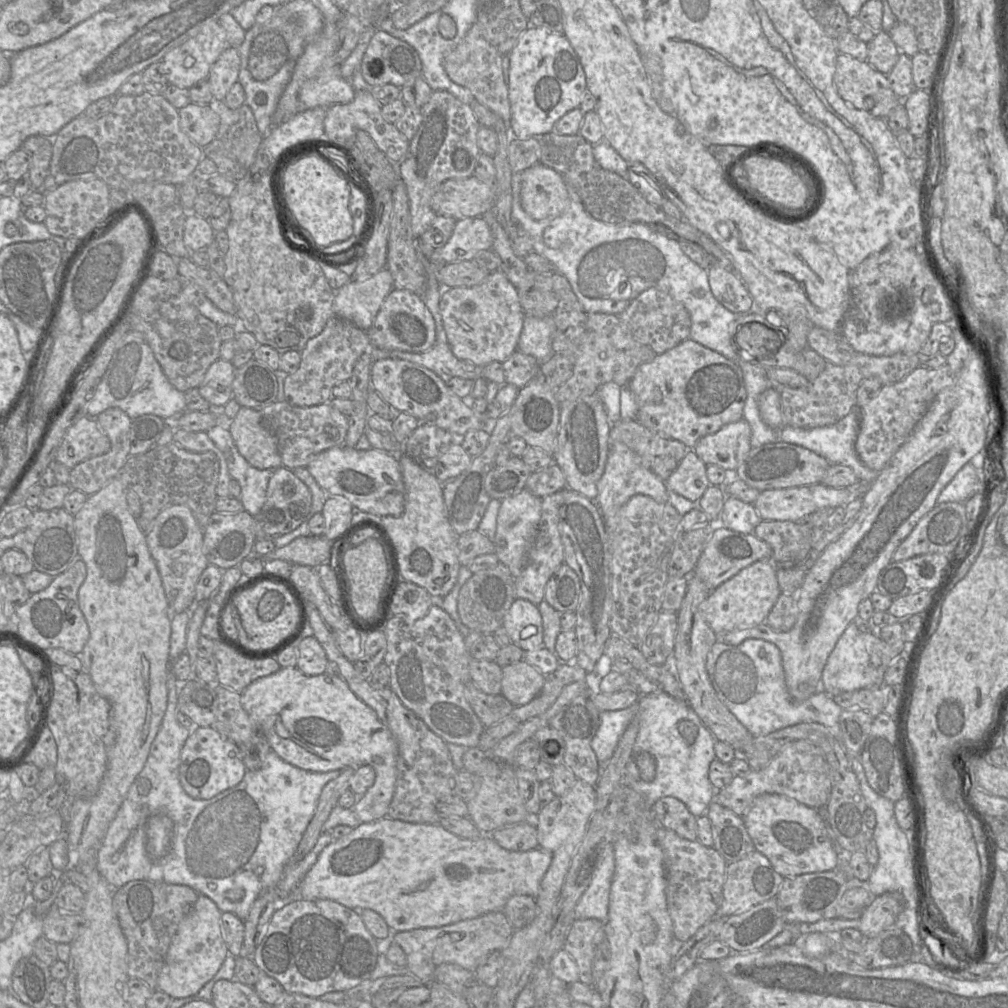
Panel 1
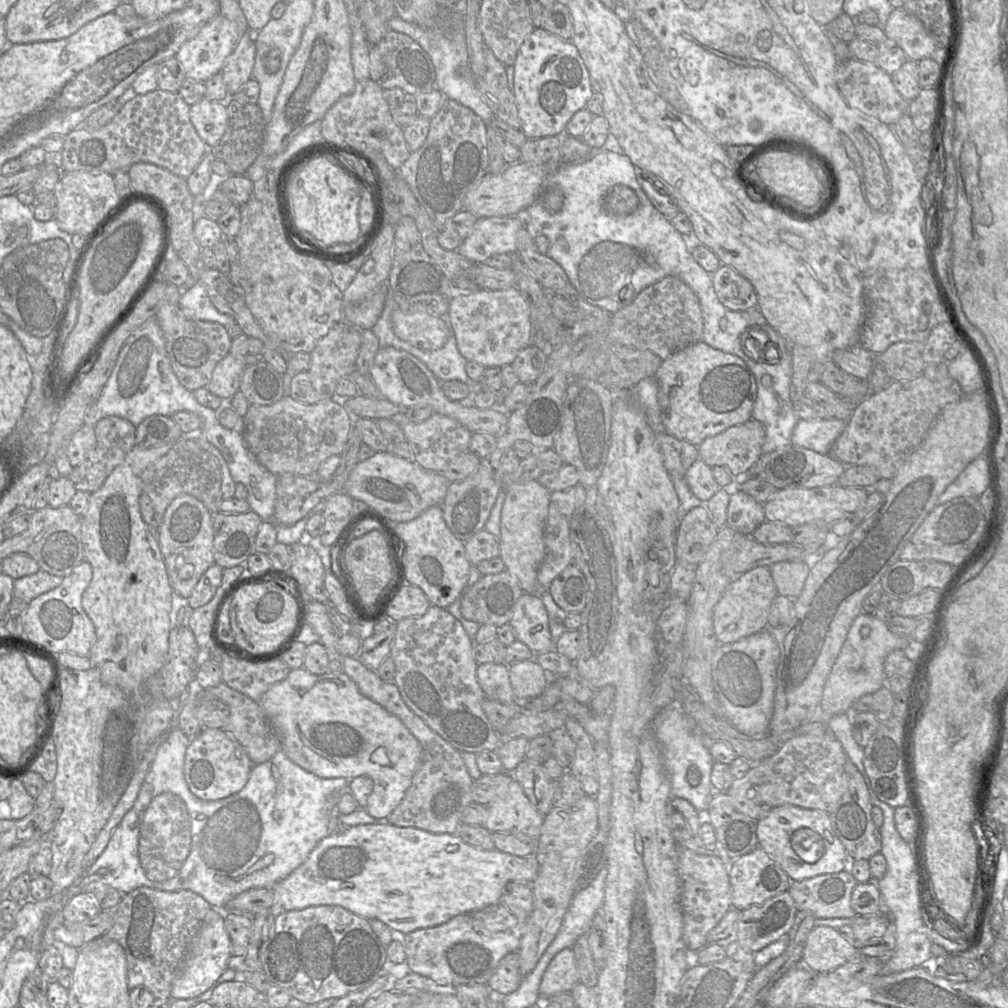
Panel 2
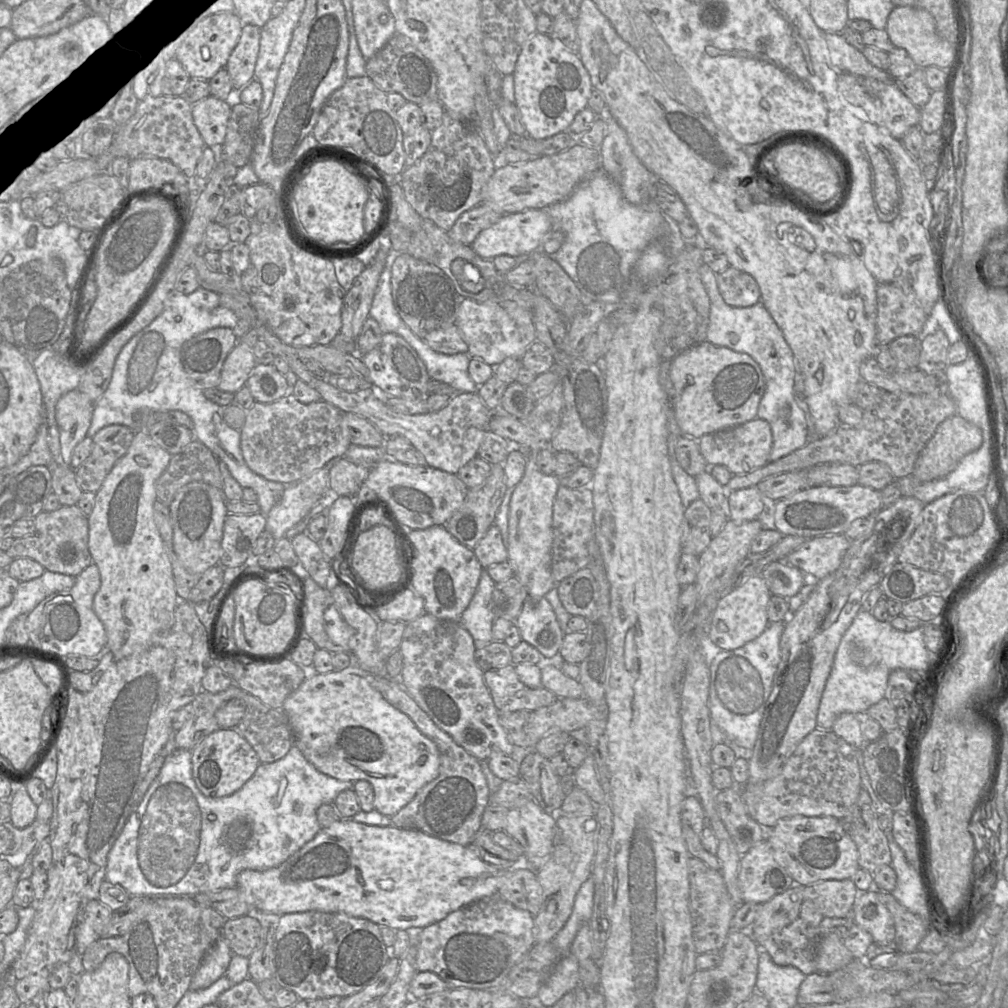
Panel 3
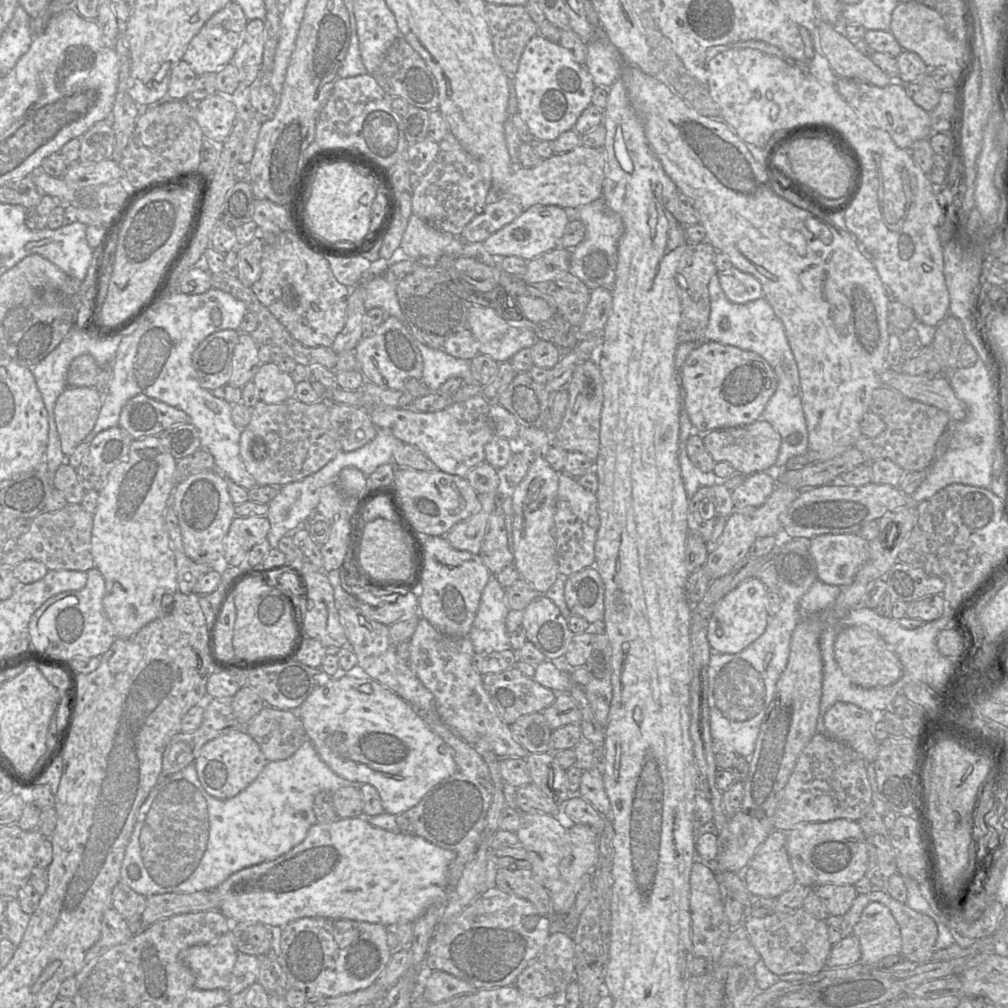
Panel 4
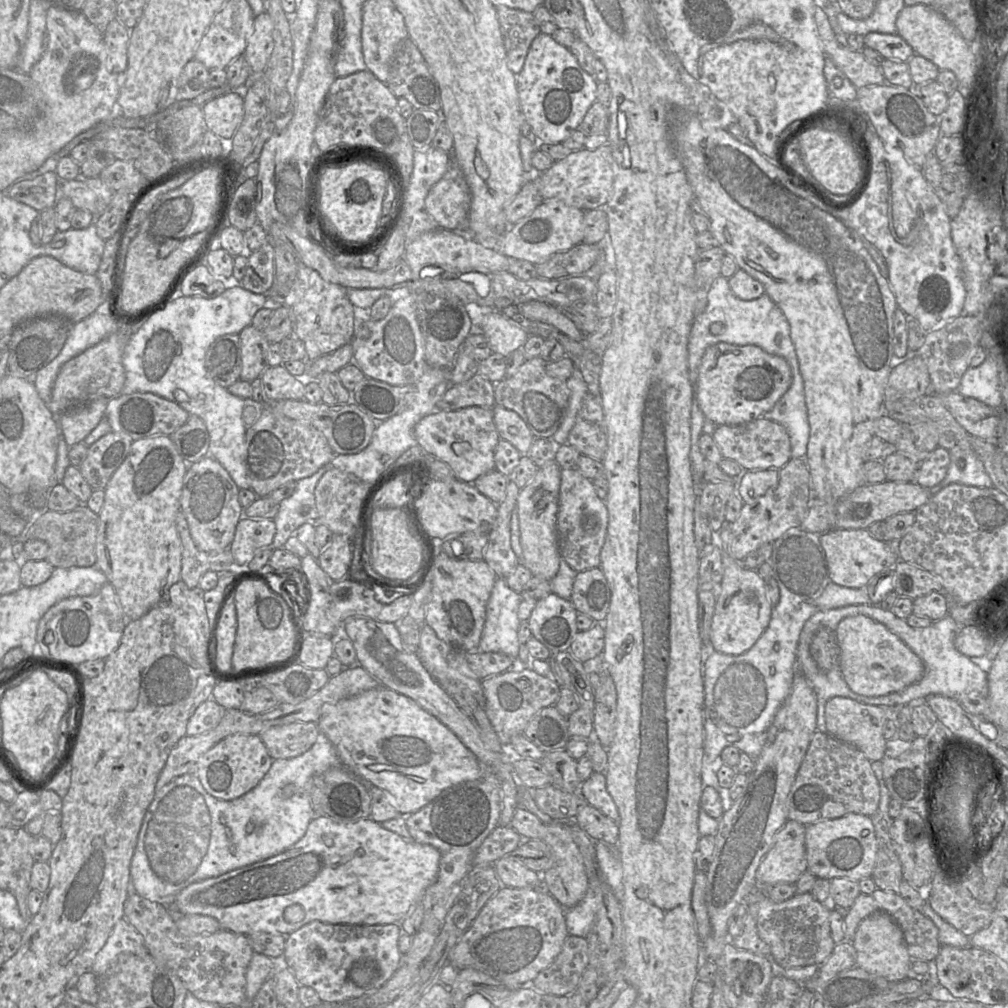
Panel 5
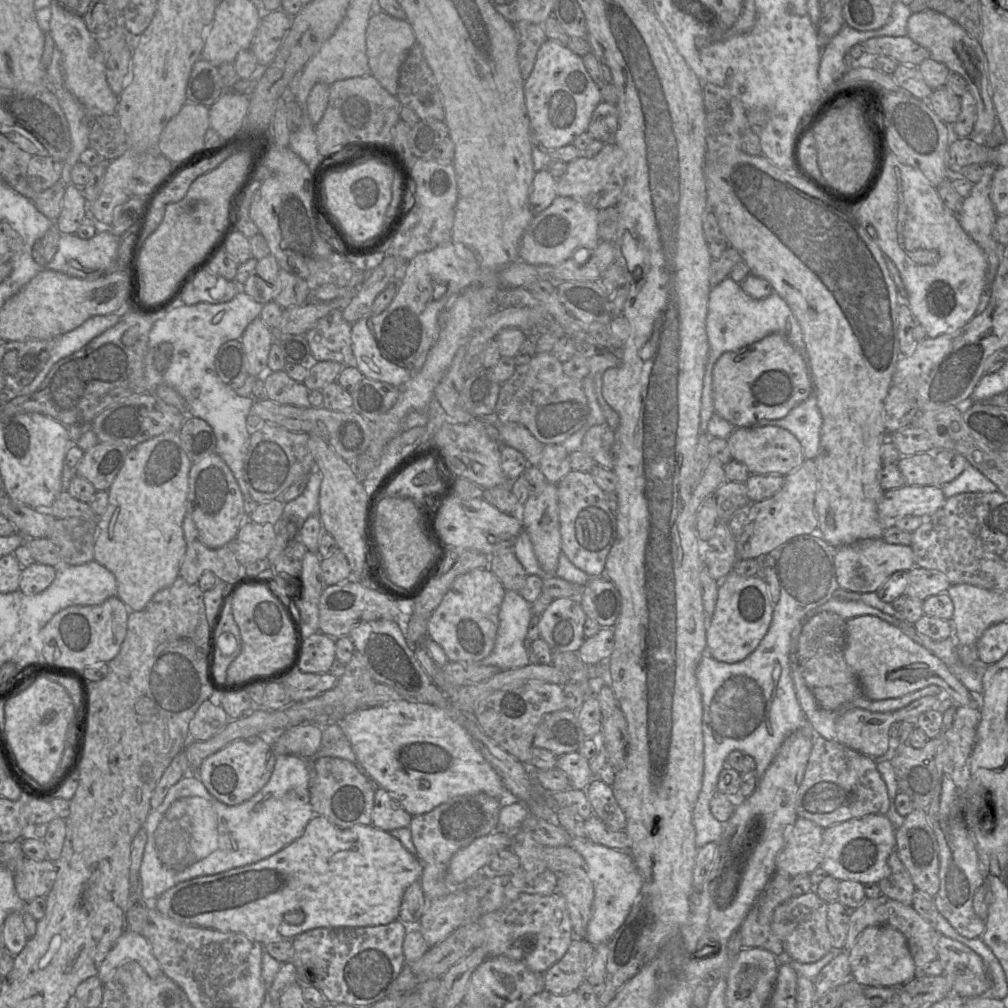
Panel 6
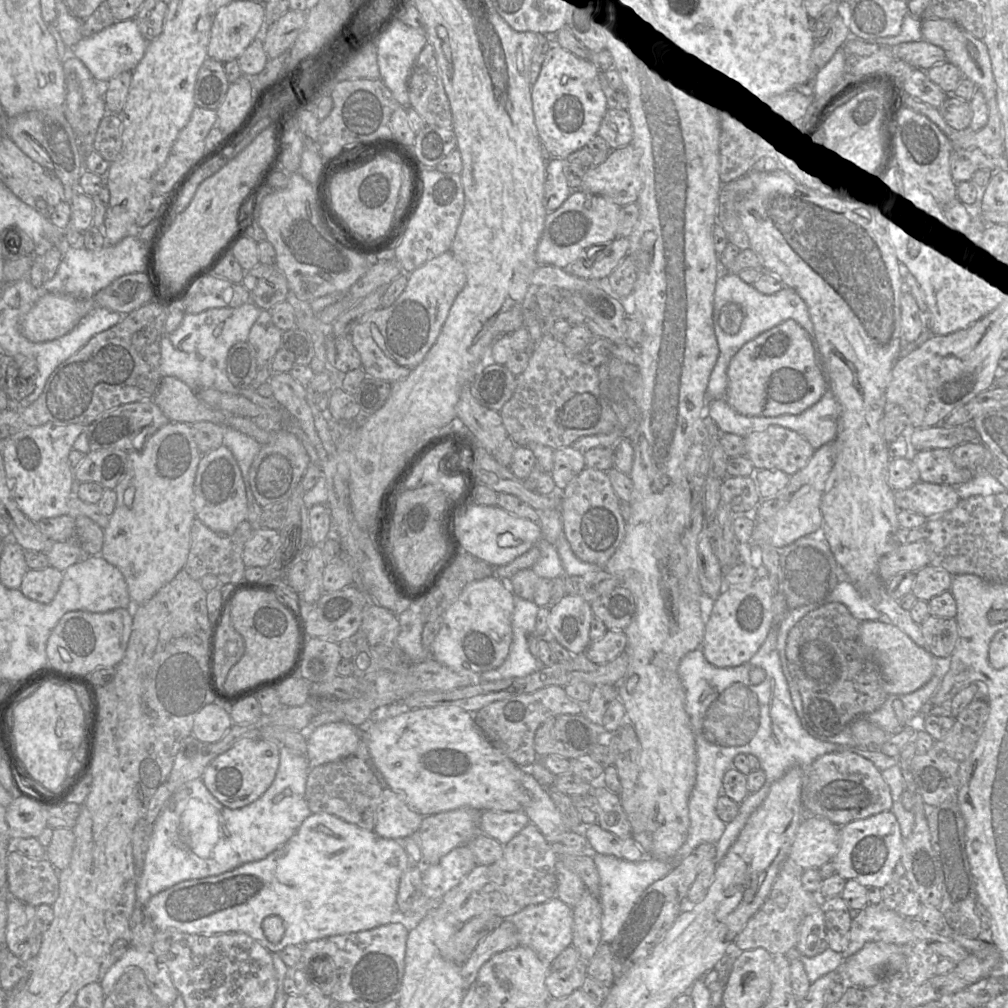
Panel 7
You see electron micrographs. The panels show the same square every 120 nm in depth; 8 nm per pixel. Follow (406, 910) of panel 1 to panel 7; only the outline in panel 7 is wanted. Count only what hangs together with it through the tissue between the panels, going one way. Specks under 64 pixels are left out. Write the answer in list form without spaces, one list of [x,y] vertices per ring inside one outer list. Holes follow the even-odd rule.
[[[311,813],[285,844],[265,858],[245,863],[220,875],[182,881],[152,896],[145,904],[145,909],[157,930],[174,928],[184,933],[206,936],[243,932],[259,942],[270,953],[278,953],[289,945],[304,945],[313,940],[370,930],[392,922],[397,916],[396,899],[399,881],[411,864],[412,861],[401,841],[380,837],[375,831],[365,830],[329,813]],[[269,916],[279,916],[283,920],[285,934],[279,943],[271,943],[264,934],[262,923]]]

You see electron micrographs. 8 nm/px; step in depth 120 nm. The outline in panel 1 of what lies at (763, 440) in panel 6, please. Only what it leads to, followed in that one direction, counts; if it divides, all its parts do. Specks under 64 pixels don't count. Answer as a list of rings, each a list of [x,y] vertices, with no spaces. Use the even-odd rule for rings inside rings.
[[[741,419],[702,437],[693,451],[706,465],[716,465],[724,471],[735,471],[752,448],[750,439],[751,427]]]

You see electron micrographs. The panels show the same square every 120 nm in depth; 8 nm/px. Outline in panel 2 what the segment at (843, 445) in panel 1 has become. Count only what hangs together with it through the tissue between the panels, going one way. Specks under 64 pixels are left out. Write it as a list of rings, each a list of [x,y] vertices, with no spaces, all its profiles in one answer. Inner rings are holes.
[[[838,419],[798,420],[792,433],[791,444],[828,455],[846,424],[847,421]]]

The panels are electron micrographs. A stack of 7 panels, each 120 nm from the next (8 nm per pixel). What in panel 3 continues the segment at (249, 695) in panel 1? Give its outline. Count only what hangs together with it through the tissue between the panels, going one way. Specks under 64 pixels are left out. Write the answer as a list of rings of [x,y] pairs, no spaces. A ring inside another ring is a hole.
[[[347,670],[308,675],[283,705],[295,737],[295,745],[320,772],[341,781],[366,780],[374,791],[374,808],[393,816],[406,806],[416,793],[439,774],[440,753],[402,711],[391,705],[369,681]]]

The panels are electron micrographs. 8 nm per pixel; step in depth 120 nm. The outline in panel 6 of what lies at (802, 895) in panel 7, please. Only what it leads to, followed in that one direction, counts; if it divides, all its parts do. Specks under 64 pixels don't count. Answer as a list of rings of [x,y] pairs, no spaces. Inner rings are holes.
[[[776,872],[746,915],[740,929],[743,948],[763,948],[776,956],[785,953],[771,923],[775,909],[792,898],[791,877]]]

